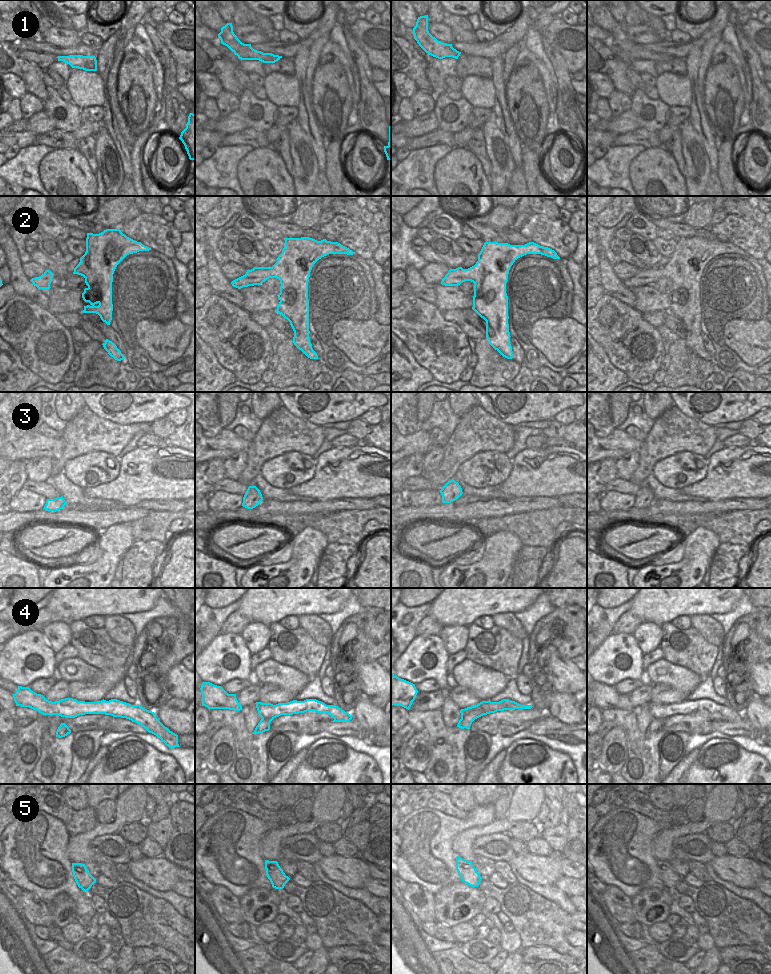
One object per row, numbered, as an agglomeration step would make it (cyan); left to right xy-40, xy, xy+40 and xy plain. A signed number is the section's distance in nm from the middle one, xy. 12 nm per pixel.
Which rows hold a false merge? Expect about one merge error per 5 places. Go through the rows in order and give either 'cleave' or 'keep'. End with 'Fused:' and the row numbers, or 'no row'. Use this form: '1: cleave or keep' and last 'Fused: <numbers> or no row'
1: keep
2: keep
3: keep
4: cleave
5: keep
Fused: 4

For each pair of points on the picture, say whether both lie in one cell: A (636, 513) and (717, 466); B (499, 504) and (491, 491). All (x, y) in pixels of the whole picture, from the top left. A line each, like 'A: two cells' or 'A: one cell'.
A: two cells
B: two cells

